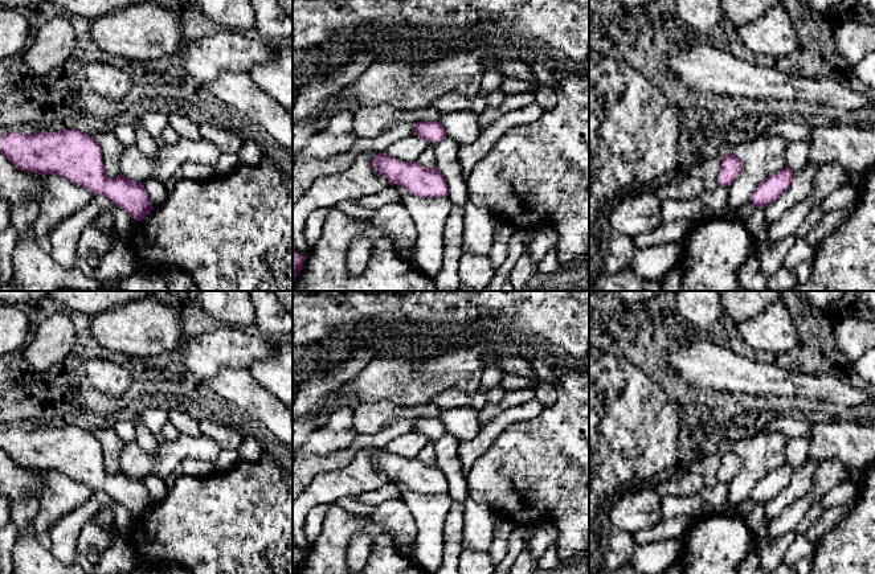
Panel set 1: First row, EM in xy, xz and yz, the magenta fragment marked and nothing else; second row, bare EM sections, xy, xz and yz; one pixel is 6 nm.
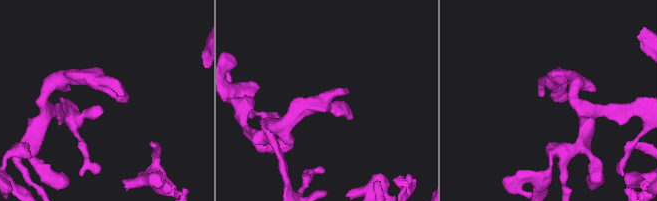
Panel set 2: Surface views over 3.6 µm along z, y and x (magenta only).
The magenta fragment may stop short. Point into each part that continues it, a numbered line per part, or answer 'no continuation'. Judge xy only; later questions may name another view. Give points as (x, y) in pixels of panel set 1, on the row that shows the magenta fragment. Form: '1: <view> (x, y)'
no continuation

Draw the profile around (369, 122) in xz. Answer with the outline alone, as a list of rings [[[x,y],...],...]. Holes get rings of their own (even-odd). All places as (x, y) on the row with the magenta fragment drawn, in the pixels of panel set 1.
[[[388,103],[363,106],[353,115],[353,131],[357,139],[372,139],[380,136],[398,122],[438,122],[441,115],[433,106],[410,111],[396,110]]]

